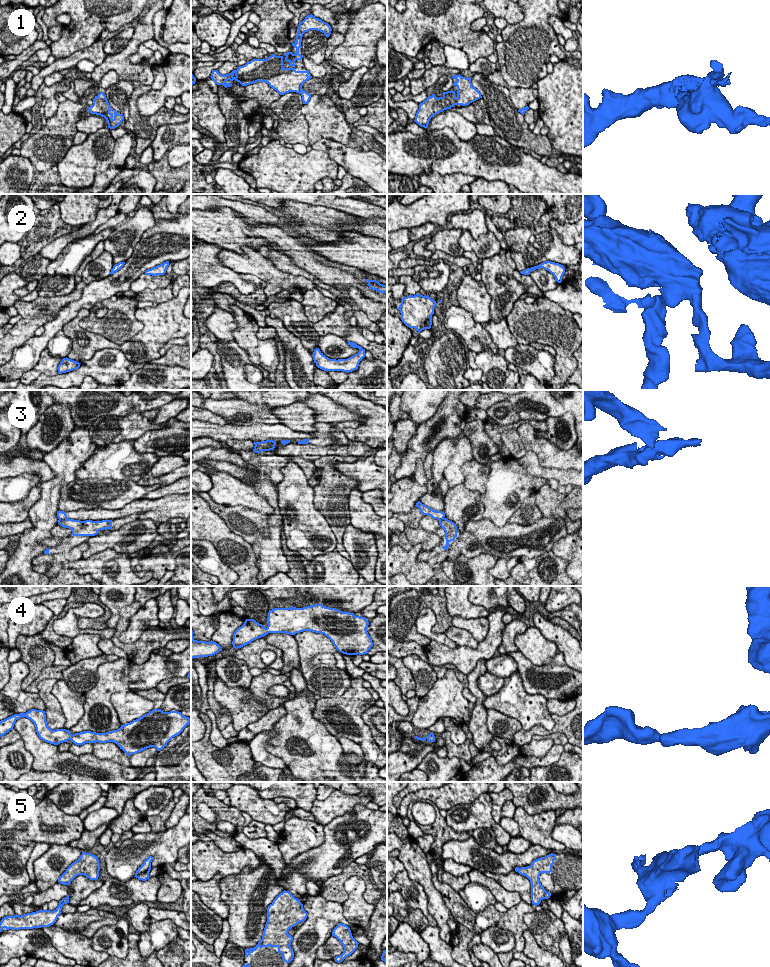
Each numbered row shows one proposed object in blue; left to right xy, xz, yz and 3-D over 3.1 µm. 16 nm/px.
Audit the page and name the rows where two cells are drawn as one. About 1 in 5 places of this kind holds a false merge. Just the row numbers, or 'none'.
3

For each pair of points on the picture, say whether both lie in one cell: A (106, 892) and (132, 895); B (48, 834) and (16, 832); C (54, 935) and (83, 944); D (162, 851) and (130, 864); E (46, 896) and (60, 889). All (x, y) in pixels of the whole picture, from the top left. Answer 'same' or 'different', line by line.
A: same
B: same
C: same
D: same
E: same

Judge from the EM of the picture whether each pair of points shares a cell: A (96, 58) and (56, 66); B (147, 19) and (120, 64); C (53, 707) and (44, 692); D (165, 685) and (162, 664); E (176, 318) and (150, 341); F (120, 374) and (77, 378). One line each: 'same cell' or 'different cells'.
A: same cell
B: same cell
C: same cell
D: different cells
E: same cell
F: same cell

